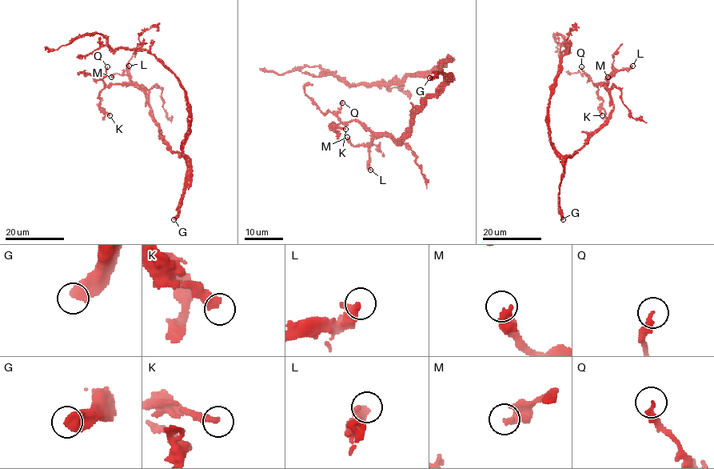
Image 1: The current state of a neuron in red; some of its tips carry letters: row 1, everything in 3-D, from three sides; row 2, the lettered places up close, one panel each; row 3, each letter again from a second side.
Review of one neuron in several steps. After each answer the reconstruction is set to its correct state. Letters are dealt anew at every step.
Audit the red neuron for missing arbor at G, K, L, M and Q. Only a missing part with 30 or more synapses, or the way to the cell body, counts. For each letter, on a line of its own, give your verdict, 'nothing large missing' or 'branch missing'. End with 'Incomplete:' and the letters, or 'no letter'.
G: nothing large missing
K: nothing large missing
L: branch missing
M: nothing large missing
Q: nothing large missing
Incomplete: L

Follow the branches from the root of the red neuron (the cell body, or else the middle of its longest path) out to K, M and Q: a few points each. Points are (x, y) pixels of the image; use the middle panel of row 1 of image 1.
K: (447, 61), (442, 67), (444, 85), (416, 109), (400, 144), (354, 121), (332, 126), (333, 130), (345, 129)
M: (447, 61), (444, 85), (416, 109), (400, 144), (376, 136), (368, 145), (354, 146), (347, 137)
Q: (447, 61), (442, 67), (444, 85), (416, 109), (400, 144), (357, 122), (342, 122), (337, 114), (342, 102)

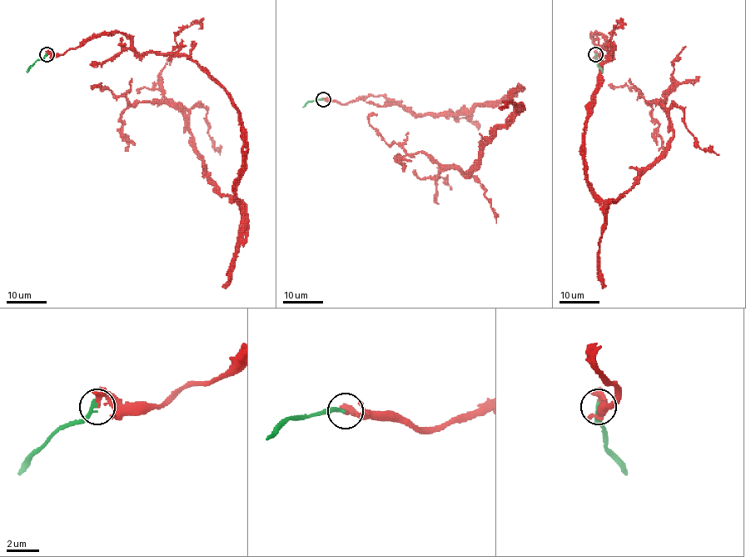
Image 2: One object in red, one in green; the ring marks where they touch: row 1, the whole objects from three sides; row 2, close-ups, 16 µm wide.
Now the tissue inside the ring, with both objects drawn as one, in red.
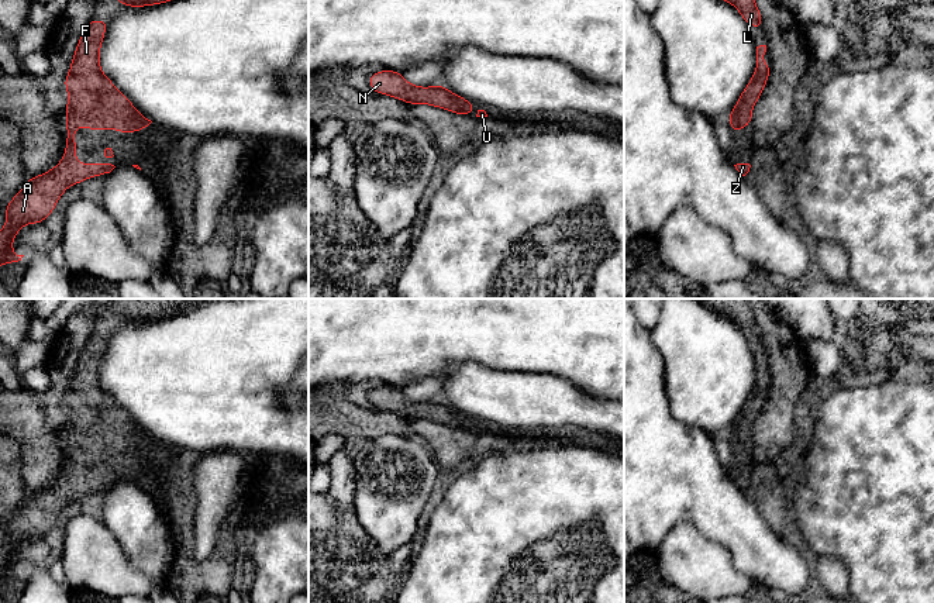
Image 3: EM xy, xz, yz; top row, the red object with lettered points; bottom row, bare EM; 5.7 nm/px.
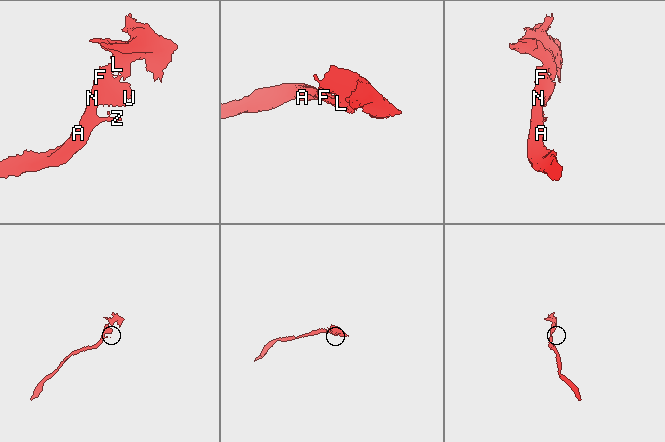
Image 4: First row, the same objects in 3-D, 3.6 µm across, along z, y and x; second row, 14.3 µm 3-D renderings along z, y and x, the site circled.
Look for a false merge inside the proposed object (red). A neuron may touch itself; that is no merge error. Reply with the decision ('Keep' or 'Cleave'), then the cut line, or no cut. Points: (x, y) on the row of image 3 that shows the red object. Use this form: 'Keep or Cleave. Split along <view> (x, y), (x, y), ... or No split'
Keep. No split

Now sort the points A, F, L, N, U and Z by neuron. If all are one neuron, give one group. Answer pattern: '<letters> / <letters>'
A F L N U Z

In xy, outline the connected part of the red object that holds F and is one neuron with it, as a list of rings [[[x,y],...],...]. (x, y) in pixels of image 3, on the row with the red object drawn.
[[[90,20],[80,35],[65,90],[70,96],[66,111],[66,147],[62,161],[51,170],[28,178],[23,189],[6,204],[6,225],[0,230],[0,266],[21,261],[11,242],[21,227],[44,220],[55,210],[63,192],[89,178],[104,176],[111,163],[77,163],[77,125],[97,130],[118,130],[123,134],[144,131],[152,121],[144,117],[113,82],[101,72],[100,46],[108,20]]]

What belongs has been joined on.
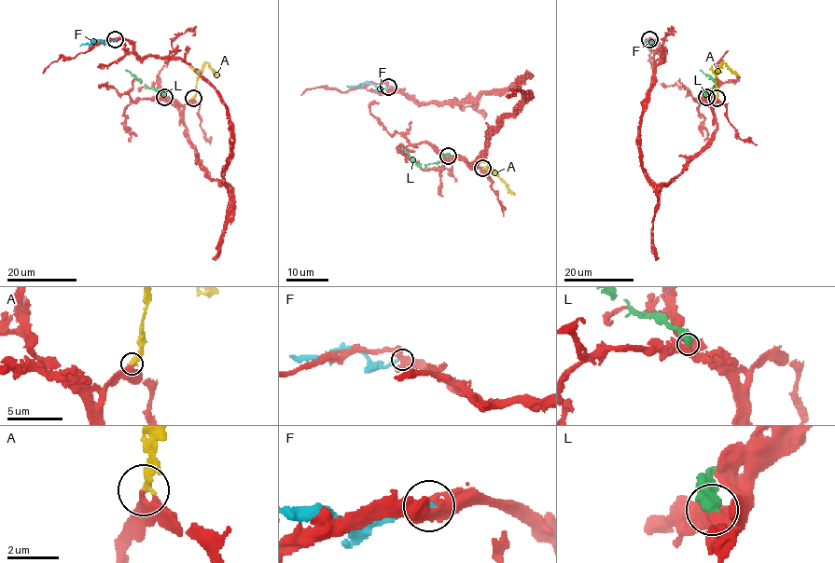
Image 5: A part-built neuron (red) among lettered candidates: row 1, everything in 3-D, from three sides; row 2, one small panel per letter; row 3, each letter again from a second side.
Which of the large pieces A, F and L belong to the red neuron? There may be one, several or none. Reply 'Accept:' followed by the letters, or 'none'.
Accept: A

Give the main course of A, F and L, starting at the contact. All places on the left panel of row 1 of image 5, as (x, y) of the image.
A: (192, 98), (198, 72), (205, 63), (218, 76)
F: (115, 39), (93, 41), (79, 46)
L: (164, 98), (156, 88), (148, 87), (125, 70)

